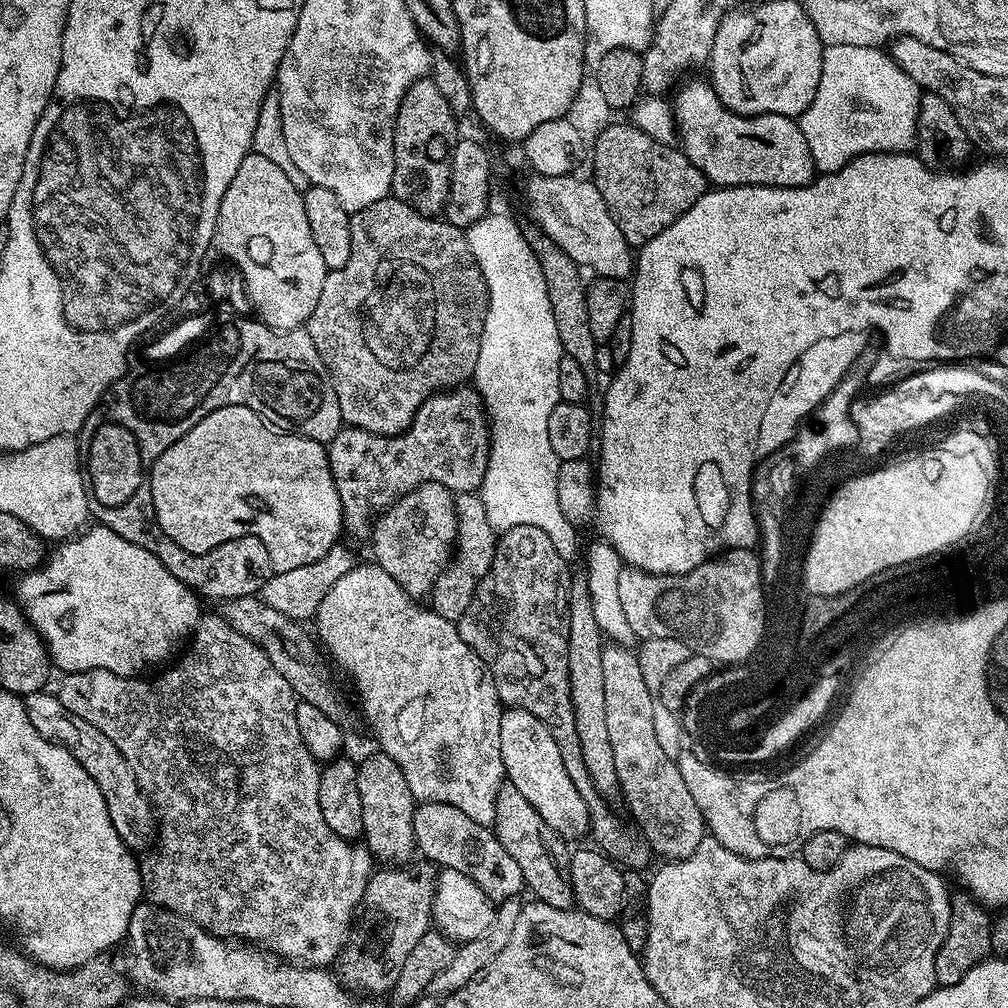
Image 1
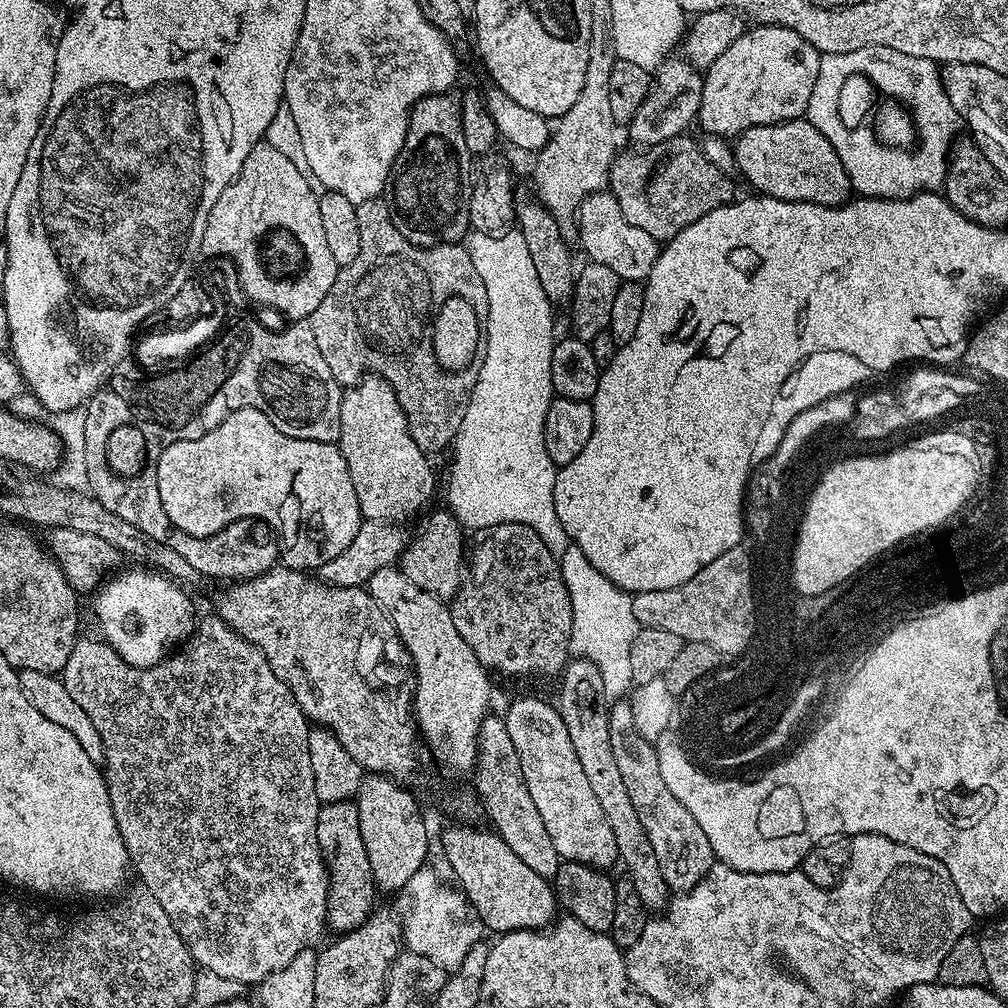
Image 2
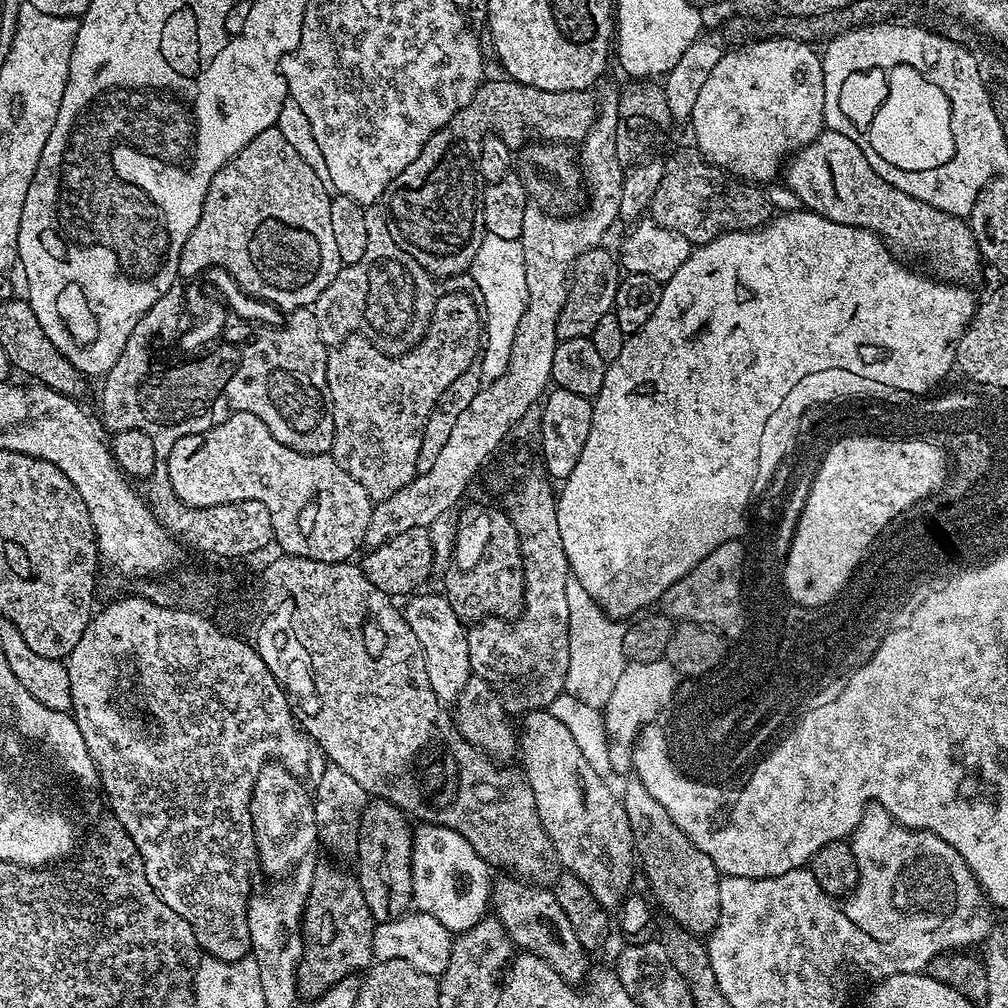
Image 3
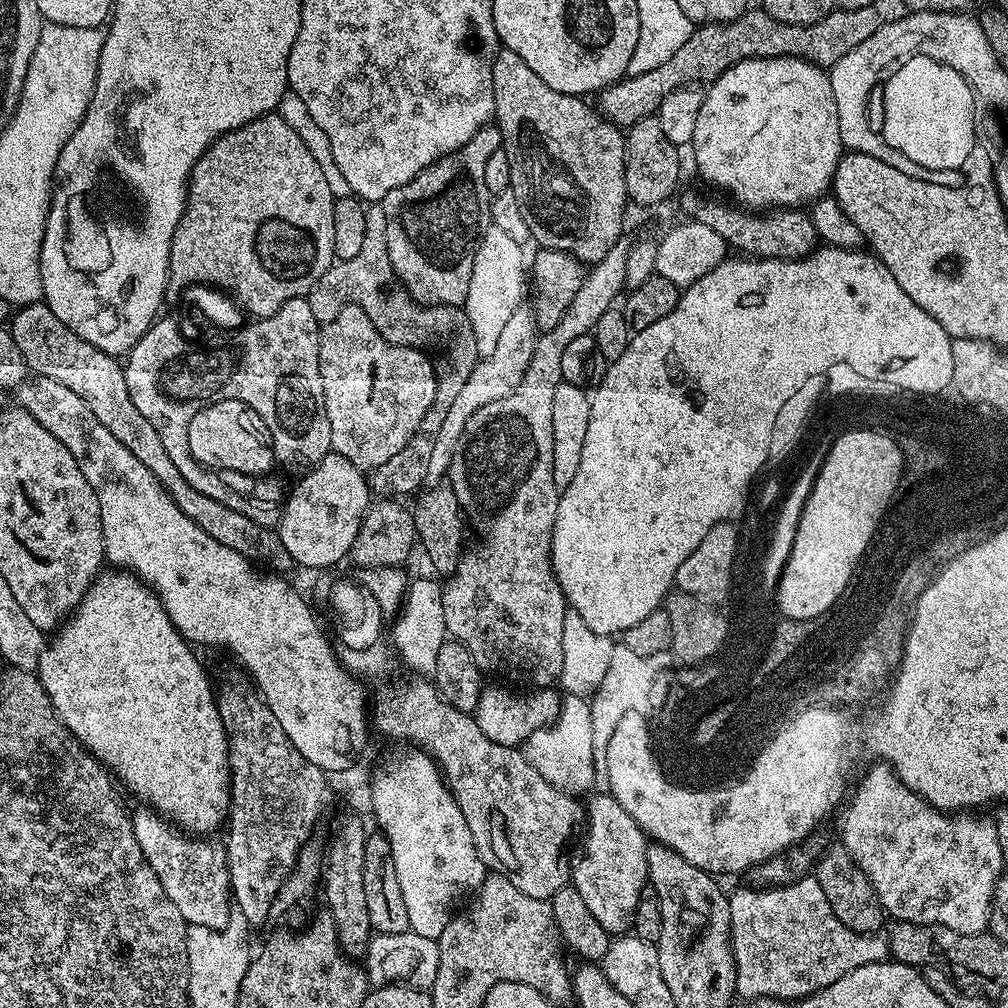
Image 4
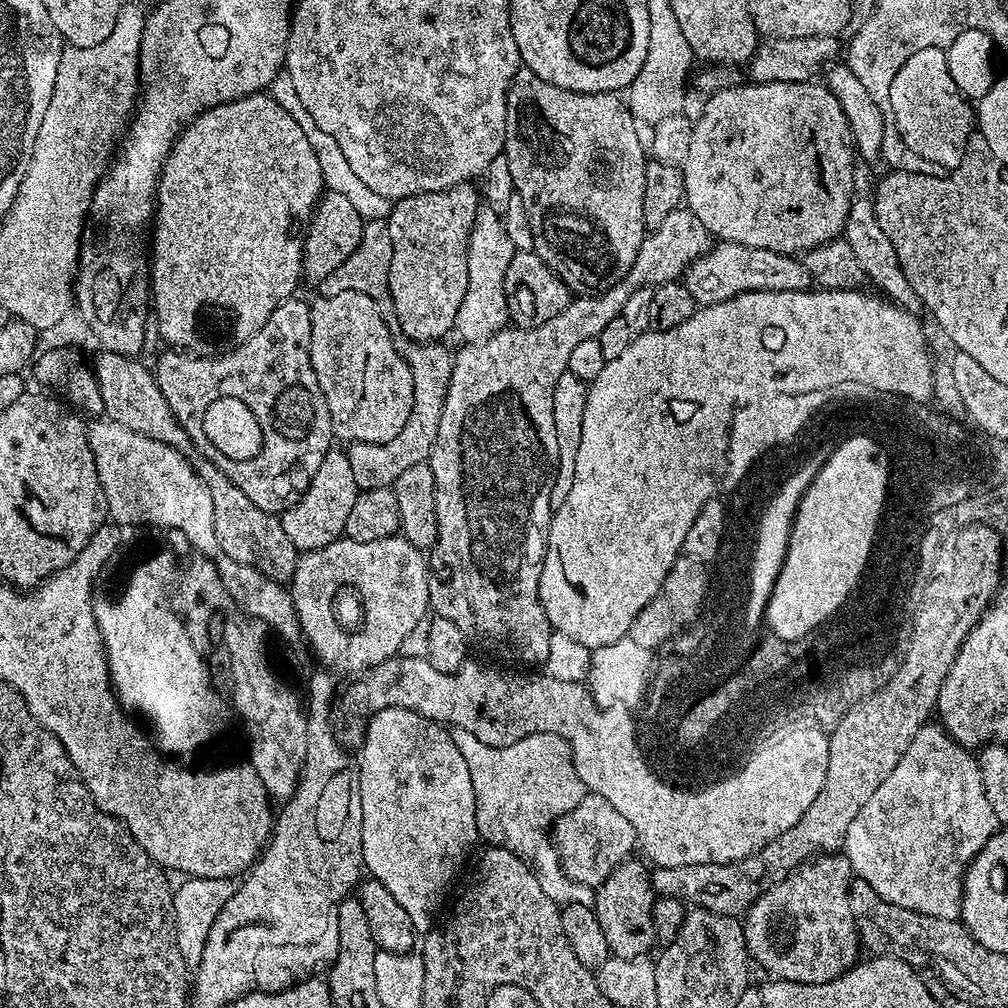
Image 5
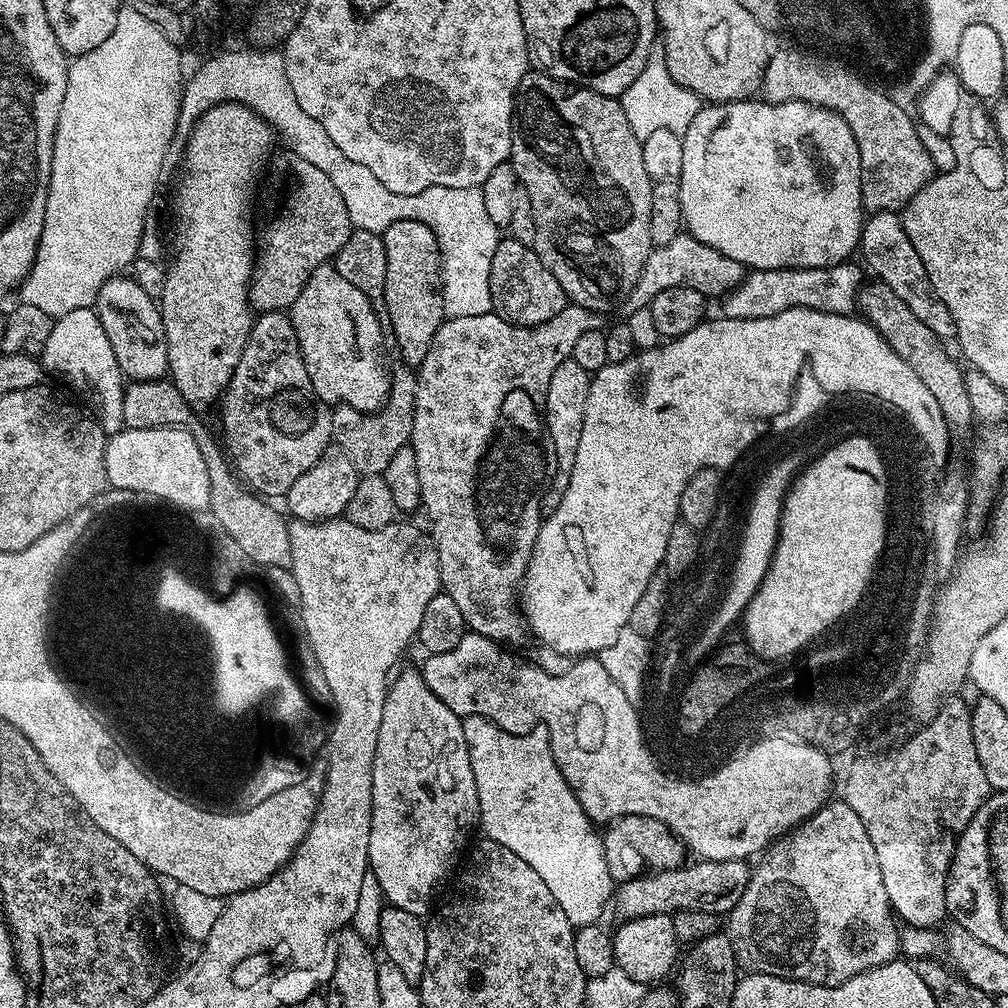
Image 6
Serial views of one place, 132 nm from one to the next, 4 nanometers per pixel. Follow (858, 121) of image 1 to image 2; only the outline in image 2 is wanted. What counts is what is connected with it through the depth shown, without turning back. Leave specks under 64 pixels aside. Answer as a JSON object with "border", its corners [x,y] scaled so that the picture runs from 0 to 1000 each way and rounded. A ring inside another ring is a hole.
{"border":[[[859,46],[855,50],[843,50],[843,54],[814,55],[812,81],[808,81],[808,93],[804,93],[800,117],[811,129],[819,133],[831,157],[835,157],[835,165],[846,188],[854,195],[875,198],[895,198],[910,190],[936,188],[942,152],[950,135],[948,130],[954,127],[952,115],[946,105],[942,105],[930,61],[891,54],[891,50],[883,50],[879,46]],[[851,69],[865,75],[878,90],[897,95],[897,99],[909,107],[909,119],[913,119],[913,139],[917,139],[909,155],[881,151],[881,147],[873,147],[873,143],[865,139],[865,131],[857,131],[857,127],[841,127],[841,123],[833,118],[833,110],[828,108],[829,89],[839,73]]]}

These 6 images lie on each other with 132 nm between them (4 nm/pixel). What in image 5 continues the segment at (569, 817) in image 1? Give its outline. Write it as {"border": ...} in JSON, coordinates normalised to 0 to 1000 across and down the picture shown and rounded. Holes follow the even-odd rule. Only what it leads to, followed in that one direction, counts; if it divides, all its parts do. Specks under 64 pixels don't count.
{"border":[[[631,852],[618,853],[589,885],[593,919],[597,919],[597,927],[601,927],[603,943],[617,950],[642,949],[647,937],[652,936],[647,914],[647,900],[652,888],[647,883],[644,858],[638,852]]]}

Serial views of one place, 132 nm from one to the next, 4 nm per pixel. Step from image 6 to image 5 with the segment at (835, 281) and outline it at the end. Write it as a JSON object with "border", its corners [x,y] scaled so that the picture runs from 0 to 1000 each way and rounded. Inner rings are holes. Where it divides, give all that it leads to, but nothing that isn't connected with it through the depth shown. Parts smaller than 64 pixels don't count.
{"border":[[[723,238],[707,241],[700,252],[696,252],[683,265],[677,280],[685,292],[688,292],[694,304],[720,300],[741,290],[800,290],[808,282],[797,257],[768,248],[756,248],[752,244],[736,244],[736,240]]]}

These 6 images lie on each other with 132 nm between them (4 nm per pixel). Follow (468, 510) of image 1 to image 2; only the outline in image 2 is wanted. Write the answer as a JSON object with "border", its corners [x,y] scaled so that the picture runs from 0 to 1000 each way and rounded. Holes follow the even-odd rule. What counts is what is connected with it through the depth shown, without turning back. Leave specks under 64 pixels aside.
{"border":[[[438,506],[431,509],[422,518],[421,525],[410,536],[408,533],[402,539],[401,548],[395,557],[397,566],[403,573],[407,573],[407,577],[411,577],[411,581],[415,581],[415,585],[423,585],[423,589],[447,597],[456,586],[462,571],[460,532],[462,532],[461,525],[456,523],[449,508]]]}

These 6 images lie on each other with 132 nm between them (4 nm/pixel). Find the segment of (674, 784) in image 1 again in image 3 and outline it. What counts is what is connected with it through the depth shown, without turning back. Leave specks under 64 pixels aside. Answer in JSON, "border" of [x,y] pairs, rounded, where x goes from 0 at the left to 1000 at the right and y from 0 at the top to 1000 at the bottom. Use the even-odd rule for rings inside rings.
{"border":[[[624,772],[620,776],[617,793],[621,812],[625,812],[625,827],[631,840],[631,851],[634,860],[639,860],[639,869],[643,872],[644,879],[647,880],[646,888],[649,893],[649,888],[651,888],[650,896],[653,901],[653,896],[655,896],[654,904],[669,915],[676,917],[685,926],[705,926],[706,920],[710,918],[714,910],[716,867],[710,862],[706,852],[700,847],[696,847],[696,843],[692,843],[692,839],[688,839],[688,835],[685,835],[685,831],[681,831],[681,827],[677,827],[677,823],[673,823],[673,819],[669,819],[669,812],[665,812],[665,808],[661,808],[661,803],[645,789],[645,784],[641,784],[641,780],[637,780],[635,774]]]}

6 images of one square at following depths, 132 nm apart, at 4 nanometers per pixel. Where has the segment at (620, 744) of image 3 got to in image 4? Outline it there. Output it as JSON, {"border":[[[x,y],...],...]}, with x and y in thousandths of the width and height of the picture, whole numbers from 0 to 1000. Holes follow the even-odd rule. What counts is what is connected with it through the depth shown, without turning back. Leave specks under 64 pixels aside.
{"border":[[[619,643],[607,644],[605,661],[597,673],[597,681],[585,692],[588,712],[588,756],[592,771],[599,772],[603,768],[603,733],[609,728],[609,720],[617,716],[620,708],[642,703],[643,693],[647,690],[647,682],[653,679],[651,664],[663,659],[663,651],[650,651],[647,655],[634,655],[627,647]]]}

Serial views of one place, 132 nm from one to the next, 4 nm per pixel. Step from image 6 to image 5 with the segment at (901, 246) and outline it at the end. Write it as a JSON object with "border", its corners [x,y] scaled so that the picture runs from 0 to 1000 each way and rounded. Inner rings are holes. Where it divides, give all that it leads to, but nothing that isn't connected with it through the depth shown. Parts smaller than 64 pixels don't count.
{"border":[[[848,195],[844,202],[843,212],[837,221],[836,237],[843,241],[843,246],[850,253],[851,260],[855,263],[858,275],[870,285],[880,297],[897,306],[900,310],[914,311],[916,302],[907,286],[899,276],[898,269],[895,268],[894,260],[891,258],[891,250],[887,242],[880,235],[875,224],[871,222],[869,214],[868,199],[864,196]]]}

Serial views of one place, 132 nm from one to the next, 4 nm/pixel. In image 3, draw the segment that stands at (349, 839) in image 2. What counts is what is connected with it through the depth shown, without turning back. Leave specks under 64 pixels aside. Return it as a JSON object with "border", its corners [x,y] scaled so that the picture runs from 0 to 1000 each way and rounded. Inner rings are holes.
{"border":[[[318,852],[312,863],[312,875],[302,900],[302,945],[294,963],[299,985],[313,990],[327,982],[339,970],[360,965],[370,955],[369,936],[375,914],[367,907],[356,872],[336,861],[328,852]],[[326,853],[326,854],[325,854]]]}

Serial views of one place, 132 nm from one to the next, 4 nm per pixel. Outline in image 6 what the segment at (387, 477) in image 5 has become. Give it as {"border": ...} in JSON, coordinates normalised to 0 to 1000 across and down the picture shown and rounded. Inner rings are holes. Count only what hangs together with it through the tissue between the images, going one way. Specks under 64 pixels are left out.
{"border":[[[404,363],[396,364],[388,366],[389,385],[385,388],[385,398],[376,409],[356,409],[346,401],[335,401],[329,405],[329,436],[332,443],[339,445],[343,454],[351,458],[351,466],[357,472],[379,472],[391,450],[406,443],[411,419],[413,369]]]}

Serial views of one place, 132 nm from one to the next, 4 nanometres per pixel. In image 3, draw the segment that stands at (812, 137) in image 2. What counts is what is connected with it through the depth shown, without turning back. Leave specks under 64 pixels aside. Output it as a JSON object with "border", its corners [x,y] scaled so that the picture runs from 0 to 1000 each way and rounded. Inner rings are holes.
{"border":[[[818,129],[799,147],[785,152],[776,179],[801,209],[823,216],[823,220],[868,230],[886,251],[897,256],[914,254],[938,280],[959,279],[959,274],[974,266],[972,248],[959,217],[943,214],[882,183],[859,161],[859,151],[851,149],[839,133]]]}

